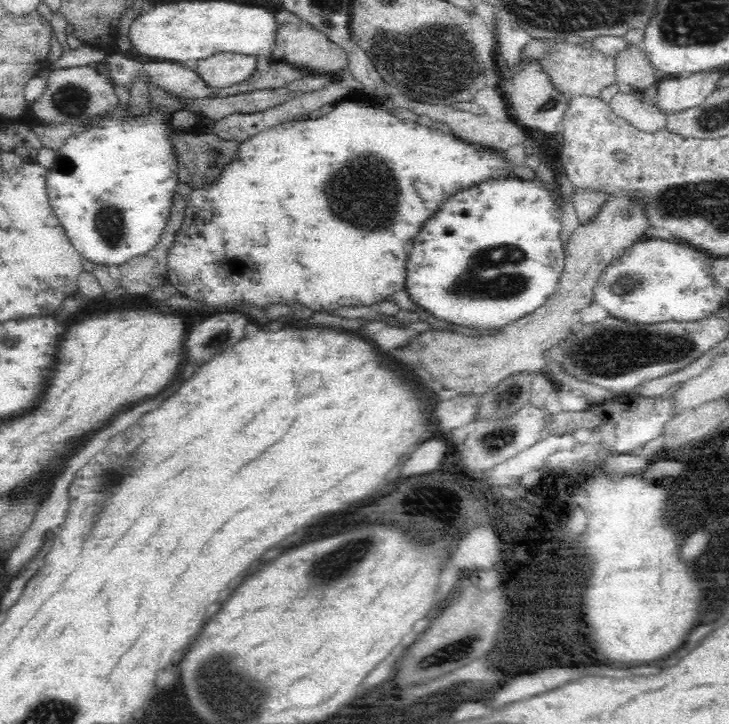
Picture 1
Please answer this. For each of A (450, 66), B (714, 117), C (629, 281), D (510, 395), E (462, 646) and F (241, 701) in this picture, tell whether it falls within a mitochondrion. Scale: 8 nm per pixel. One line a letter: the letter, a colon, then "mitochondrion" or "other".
A: mitochondrion
B: mitochondrion
C: mitochondrion
D: mitochondrion
E: other
F: mitochondrion

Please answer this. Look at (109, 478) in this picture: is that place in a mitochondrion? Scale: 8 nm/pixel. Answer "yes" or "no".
yes

